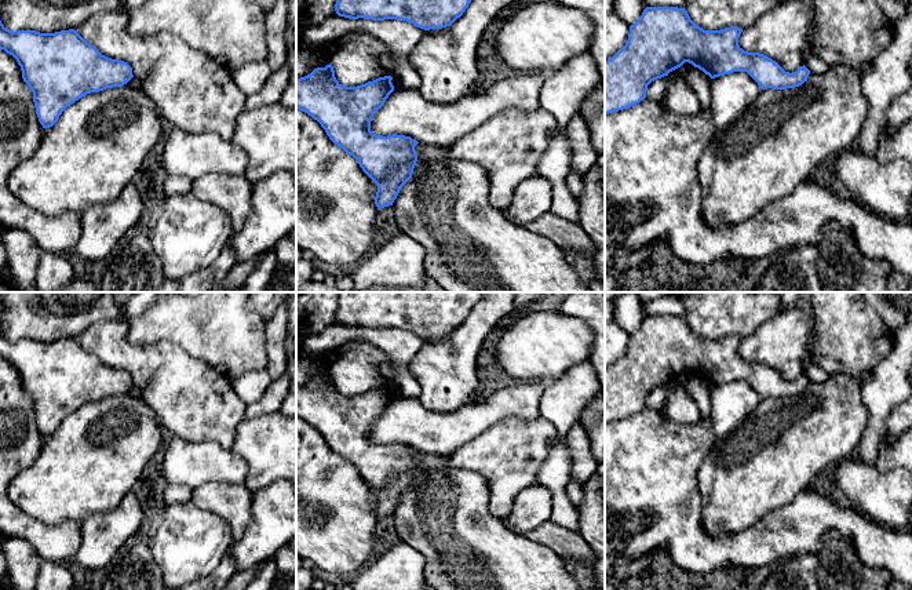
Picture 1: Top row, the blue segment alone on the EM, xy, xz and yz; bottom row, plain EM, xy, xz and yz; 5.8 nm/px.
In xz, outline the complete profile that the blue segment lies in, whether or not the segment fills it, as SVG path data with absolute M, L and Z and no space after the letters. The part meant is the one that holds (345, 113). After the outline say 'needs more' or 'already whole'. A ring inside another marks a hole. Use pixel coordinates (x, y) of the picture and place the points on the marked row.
M331 63L296 79L296 108L317 120L329 139L353 156L377 185L377 210L393 205L417 161L417 141L371 131L373 114L394 91L391 80L391 76L384 76L346 87L336 80Z; already whole

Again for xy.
M0 21L0 50L12 55L21 66L22 79L33 92L36 114L43 128L52 127L68 106L87 94L123 87L134 77L127 62L102 55L74 29L55 33L14 32Z; already whole

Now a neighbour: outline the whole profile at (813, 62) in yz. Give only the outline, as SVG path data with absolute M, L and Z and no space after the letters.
M811 47L806 48L805 66L814 74L821 74L828 69L828 65L811 50Z

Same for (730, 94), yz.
M747 72L709 80L708 108L716 130L725 130L758 98L762 88Z

